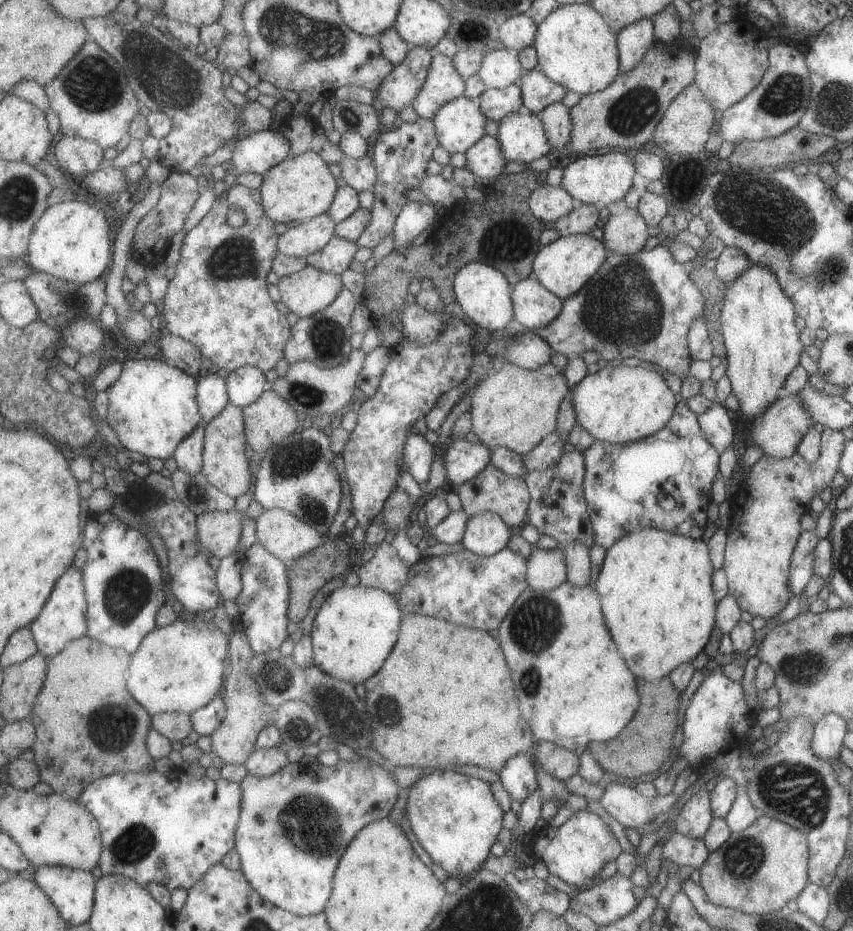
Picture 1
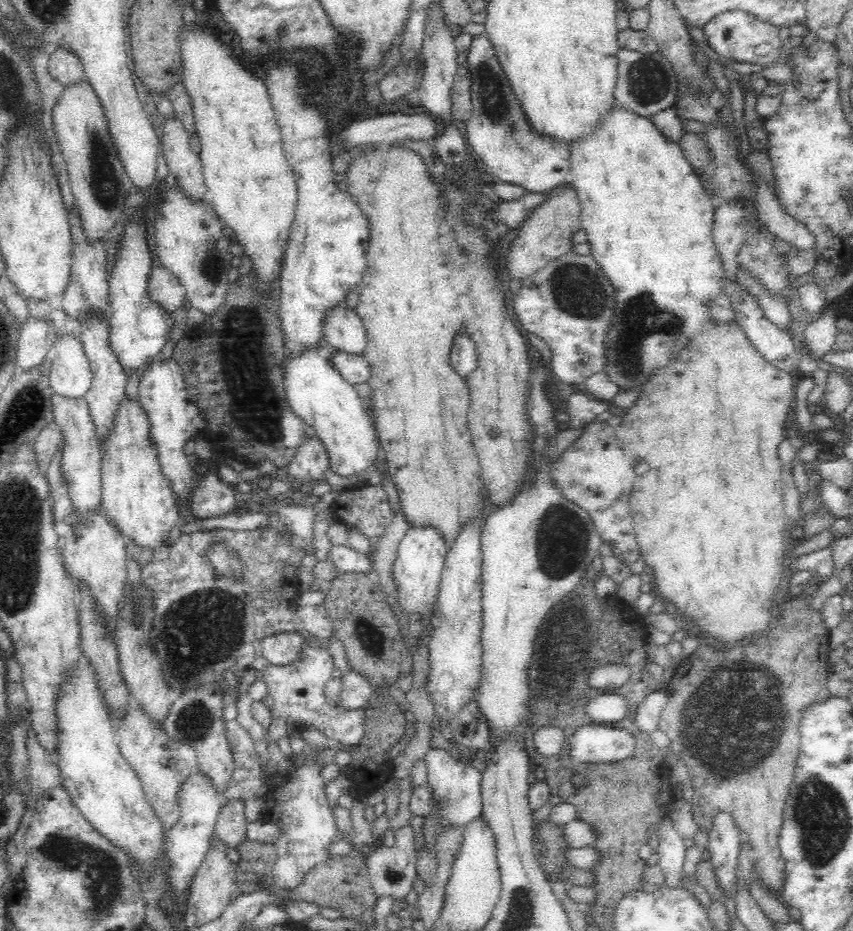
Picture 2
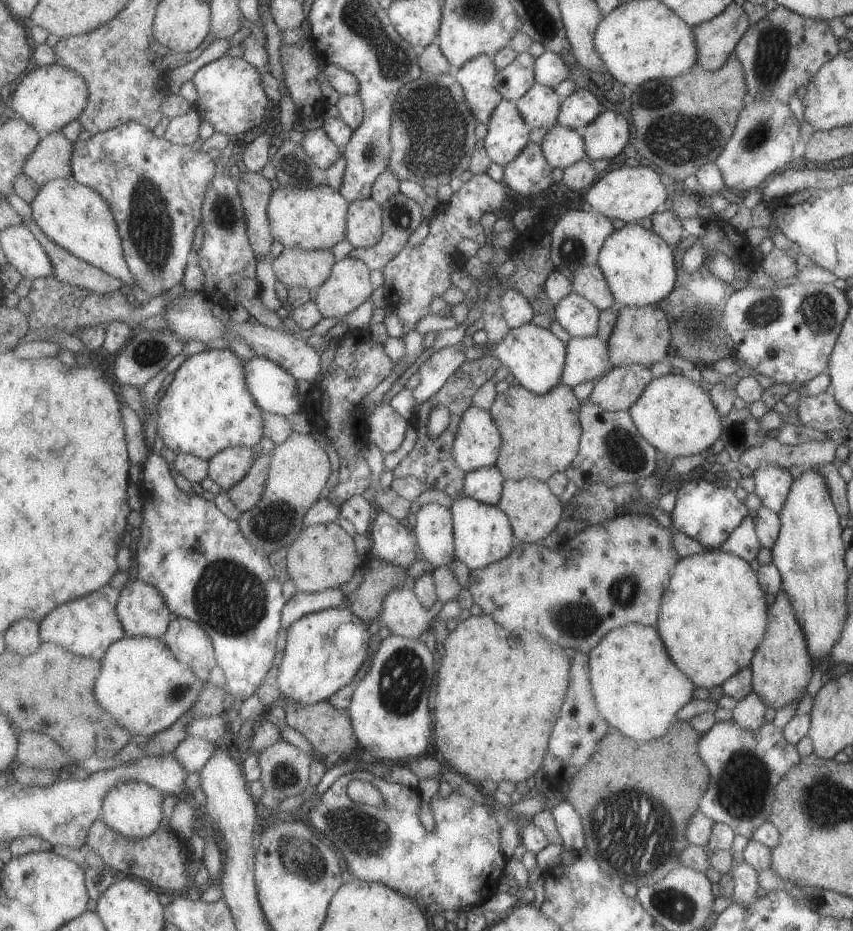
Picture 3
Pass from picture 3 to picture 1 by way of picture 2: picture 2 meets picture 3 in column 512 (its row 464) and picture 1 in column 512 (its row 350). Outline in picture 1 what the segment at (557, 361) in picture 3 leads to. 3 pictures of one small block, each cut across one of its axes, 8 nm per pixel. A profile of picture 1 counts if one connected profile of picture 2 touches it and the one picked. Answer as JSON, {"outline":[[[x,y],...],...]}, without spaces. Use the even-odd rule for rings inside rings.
{"outline":[[[472,262],[465,265],[458,273],[454,282],[457,300],[470,322],[486,328],[490,333],[504,330],[514,319],[515,309],[512,299],[513,284],[507,276],[493,266],[483,262]]]}

